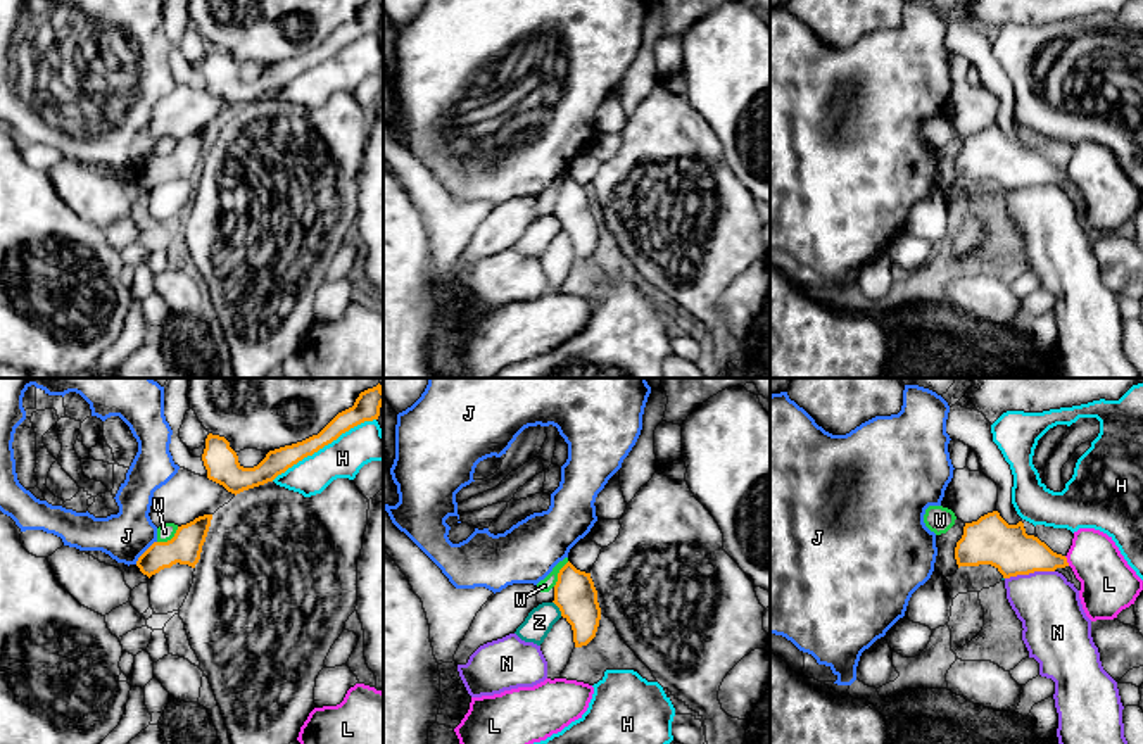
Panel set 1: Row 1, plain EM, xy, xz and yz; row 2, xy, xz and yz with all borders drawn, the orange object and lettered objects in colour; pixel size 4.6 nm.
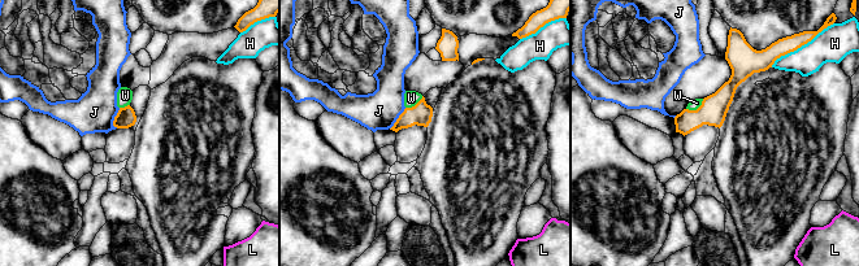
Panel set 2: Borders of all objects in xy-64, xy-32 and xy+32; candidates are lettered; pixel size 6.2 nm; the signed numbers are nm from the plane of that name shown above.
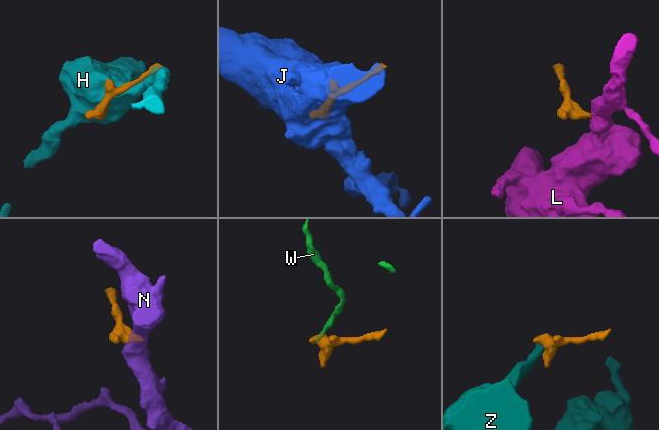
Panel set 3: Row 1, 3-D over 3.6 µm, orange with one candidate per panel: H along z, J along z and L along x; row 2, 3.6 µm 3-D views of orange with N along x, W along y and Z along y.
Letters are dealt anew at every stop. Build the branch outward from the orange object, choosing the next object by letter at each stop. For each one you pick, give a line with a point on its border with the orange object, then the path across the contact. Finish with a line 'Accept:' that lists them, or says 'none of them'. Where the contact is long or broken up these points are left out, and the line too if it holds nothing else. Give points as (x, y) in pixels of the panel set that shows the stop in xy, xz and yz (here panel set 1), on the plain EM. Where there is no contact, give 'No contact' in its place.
Accept: none of them

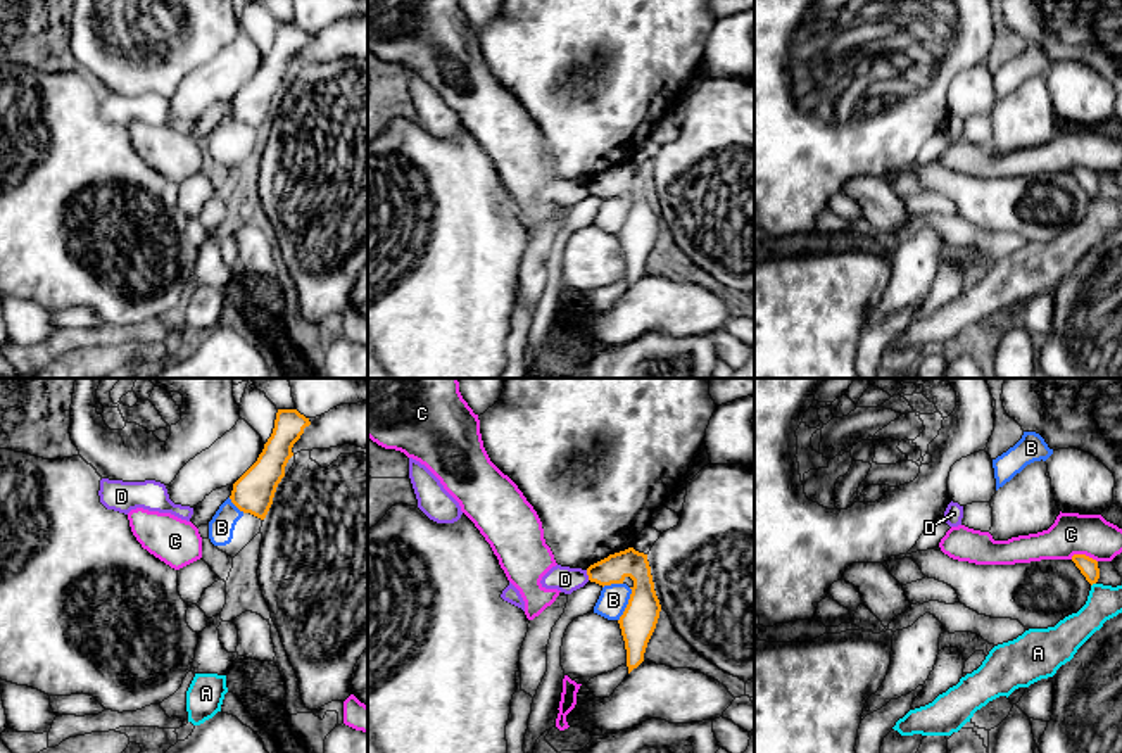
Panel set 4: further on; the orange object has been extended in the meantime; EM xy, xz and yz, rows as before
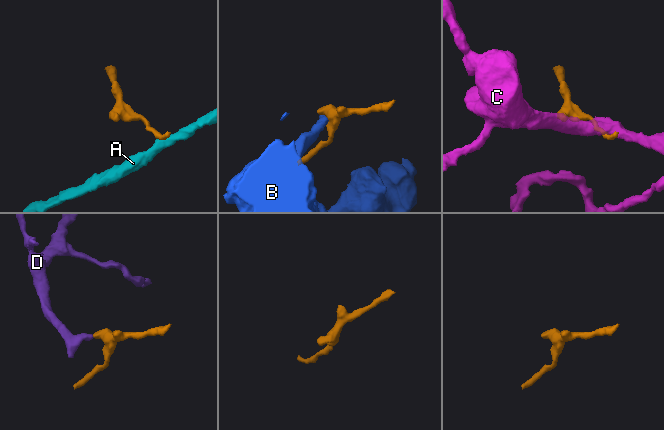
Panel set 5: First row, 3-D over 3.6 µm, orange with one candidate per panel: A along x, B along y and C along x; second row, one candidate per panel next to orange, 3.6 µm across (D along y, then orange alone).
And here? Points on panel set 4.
Accept: none of them

